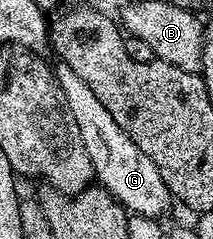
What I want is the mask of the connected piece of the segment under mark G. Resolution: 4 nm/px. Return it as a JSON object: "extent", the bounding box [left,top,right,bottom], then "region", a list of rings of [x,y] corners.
{"extent":[54,62,174,217],"region":[[[63,62],[57,63],[54,79],[60,85],[68,113],[81,131],[86,152],[93,163],[95,179],[131,215],[163,217],[163,212],[174,204],[174,197],[166,182],[162,182],[158,166],[154,166],[154,162],[150,162],[150,158],[146,158],[146,154],[142,154],[142,150],[134,146],[130,134],[126,134],[126,130],[122,130],[122,126],[118,126],[114,118],[110,118],[110,110],[106,110],[106,106],[98,102],[94,90],[90,90],[90,86],[86,86],[86,82],[82,82],[82,78],[78,78],[74,70],[70,70],[70,66]]]}

